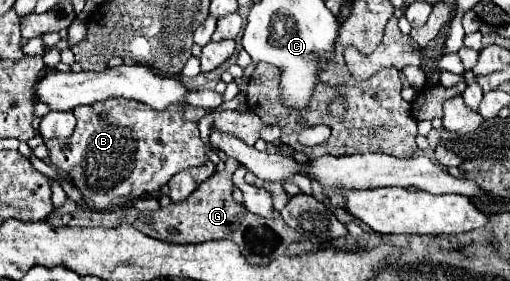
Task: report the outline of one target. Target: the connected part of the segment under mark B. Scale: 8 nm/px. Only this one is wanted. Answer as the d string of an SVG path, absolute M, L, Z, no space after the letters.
M108 98L102 102L94 102L88 106L74 108L76 116L76 130L68 138L44 138L44 144L50 152L50 162L64 170L74 186L82 192L84 202L92 210L108 210L114 206L124 206L136 198L144 198L150 194L156 194L174 174L192 168L202 166L202 162L208 160L206 144L202 142L198 134L198 120L212 109L188 106L187 108L166 108L164 112L158 112L142 102L126 100L126 98Z

